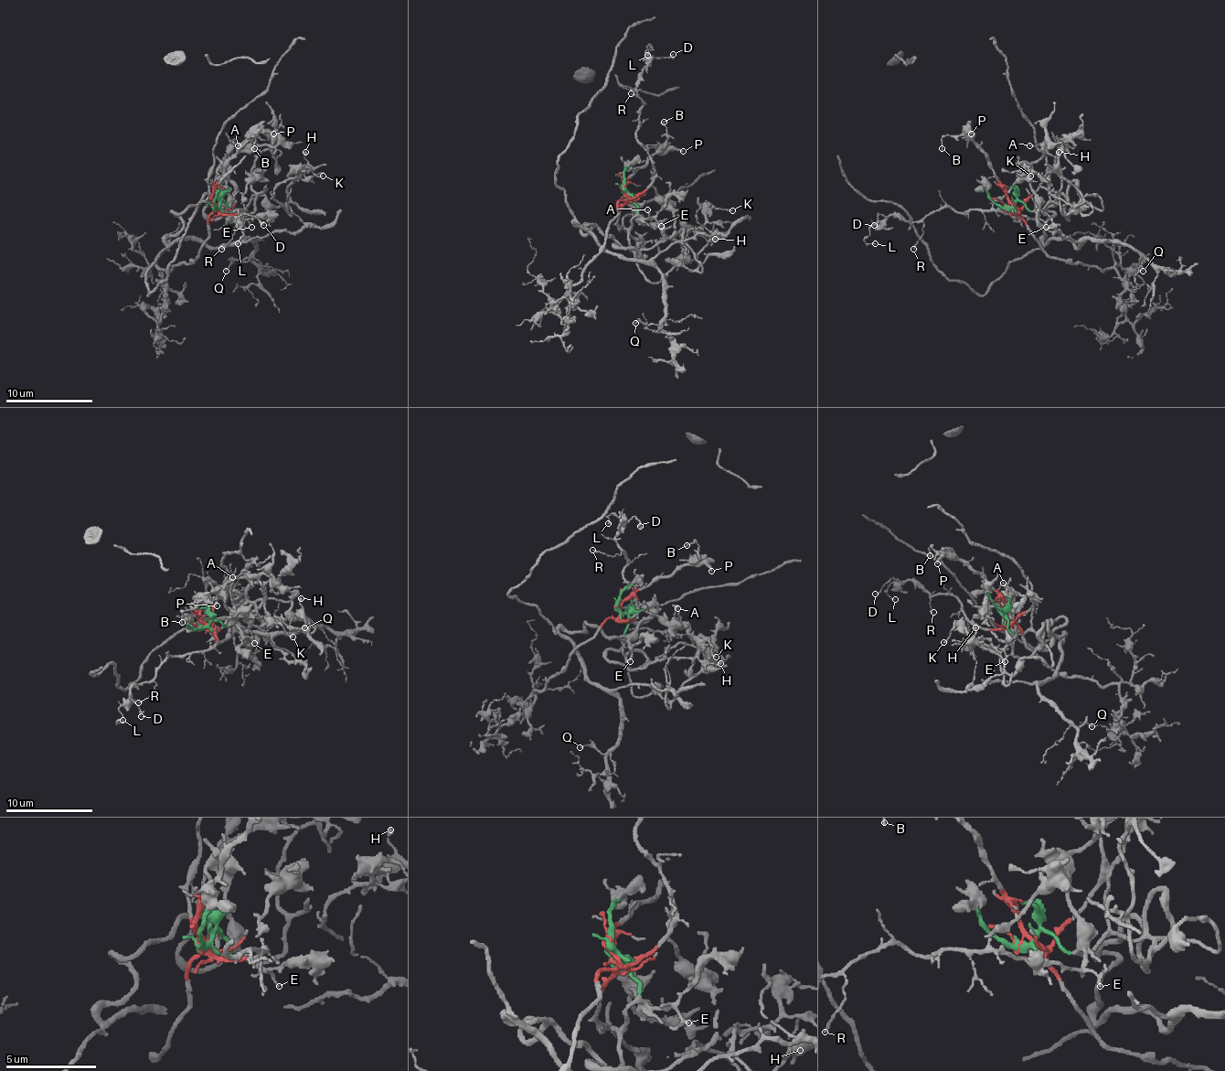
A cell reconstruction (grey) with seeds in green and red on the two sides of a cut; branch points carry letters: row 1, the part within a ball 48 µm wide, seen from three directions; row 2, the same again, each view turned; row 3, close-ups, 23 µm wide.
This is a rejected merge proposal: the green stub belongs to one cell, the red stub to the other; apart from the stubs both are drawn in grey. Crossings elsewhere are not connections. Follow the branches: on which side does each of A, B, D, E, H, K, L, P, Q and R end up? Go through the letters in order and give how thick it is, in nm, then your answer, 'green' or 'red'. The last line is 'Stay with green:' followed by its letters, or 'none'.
A: calibre 110 nm; green
B: calibre 130 nm; red
D: calibre 140 nm; red
E: calibre 110 nm; green
H: calibre 130 nm; green
K: calibre 140 nm; green
L: calibre 110 nm; red
P: calibre 170 nm; red
Q: calibre 110 nm; green
R: calibre 100 nm; red
Stay with green: A, E, H, K, Q

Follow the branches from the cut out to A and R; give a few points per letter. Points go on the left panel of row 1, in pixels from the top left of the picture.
A: (216, 208), (223, 201), (227, 210), (229, 208), (225, 165), (238, 149), (238, 144)
R: (216, 206), (229, 215), (245, 210), (227, 212), (227, 208), (236, 230), (220, 250)

